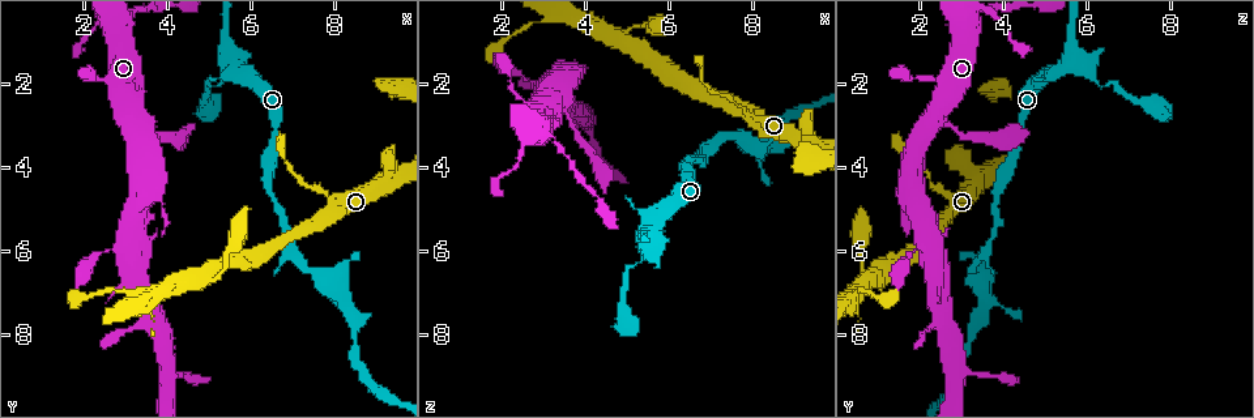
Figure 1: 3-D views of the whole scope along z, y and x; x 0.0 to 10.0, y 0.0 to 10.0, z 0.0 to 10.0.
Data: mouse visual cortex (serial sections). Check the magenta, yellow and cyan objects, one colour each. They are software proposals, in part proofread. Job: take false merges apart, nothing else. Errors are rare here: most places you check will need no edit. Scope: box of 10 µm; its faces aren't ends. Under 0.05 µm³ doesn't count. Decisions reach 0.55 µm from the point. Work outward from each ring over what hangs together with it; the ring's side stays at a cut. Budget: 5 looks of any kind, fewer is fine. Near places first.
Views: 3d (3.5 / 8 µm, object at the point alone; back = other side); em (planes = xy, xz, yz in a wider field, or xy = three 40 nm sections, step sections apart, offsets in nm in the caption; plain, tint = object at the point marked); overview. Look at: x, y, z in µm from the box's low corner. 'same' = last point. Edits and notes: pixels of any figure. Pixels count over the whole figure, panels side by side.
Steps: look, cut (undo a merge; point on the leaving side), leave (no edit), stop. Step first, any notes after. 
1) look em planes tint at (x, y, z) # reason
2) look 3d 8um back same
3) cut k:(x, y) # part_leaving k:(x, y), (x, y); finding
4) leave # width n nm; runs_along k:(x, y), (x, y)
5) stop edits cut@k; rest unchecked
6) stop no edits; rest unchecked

look 3d 3.5um back at (4.75, 6.65, 0.95) # two arms in line, one across

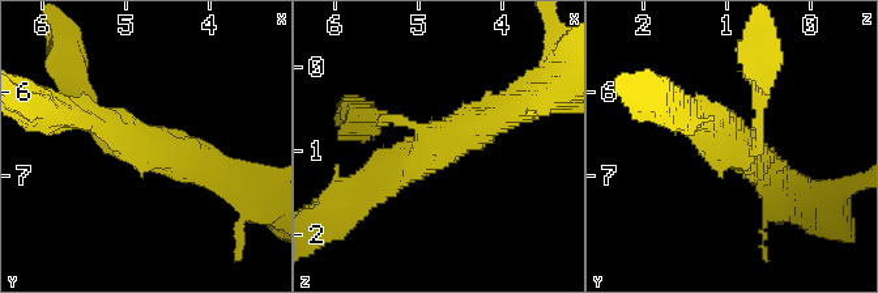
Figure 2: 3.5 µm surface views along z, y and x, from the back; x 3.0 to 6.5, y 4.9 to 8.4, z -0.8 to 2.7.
look em xy step 3 tint at (4.75, 6.65, 0.90)

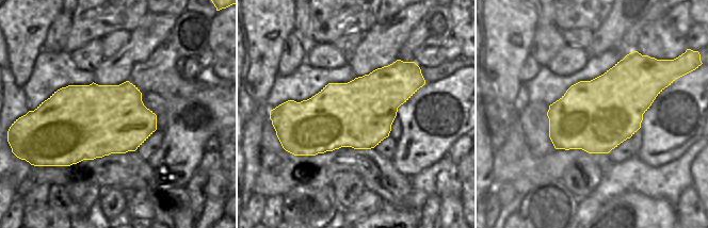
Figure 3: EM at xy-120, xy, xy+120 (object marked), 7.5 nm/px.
leave # width 500 nm; runs_along 2:(369, 182), (508, 111); all the same cell

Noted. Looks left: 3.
look 3d 3.5um at (2.90, 0.65, 3.10) # sudden change in width

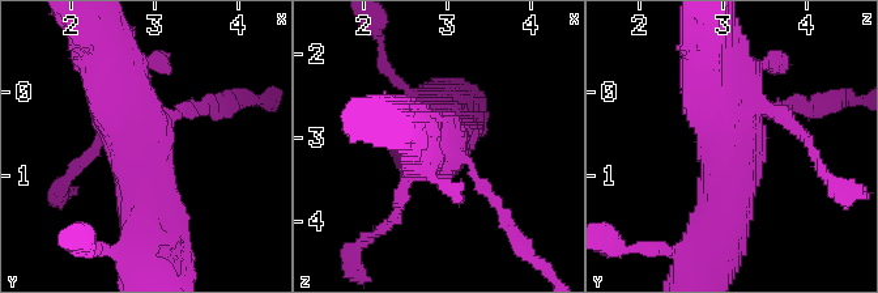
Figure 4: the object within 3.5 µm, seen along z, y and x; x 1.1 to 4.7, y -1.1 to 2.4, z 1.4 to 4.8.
look em planes tint at (2.85, 0.65, 3.05) # need the tissue

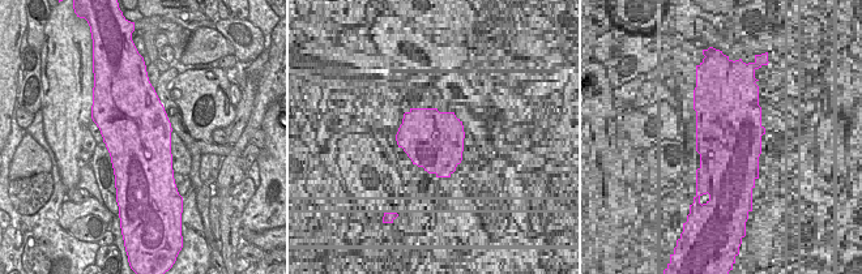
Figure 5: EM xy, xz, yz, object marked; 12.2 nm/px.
look em xy step 3 tint same # cut it another way

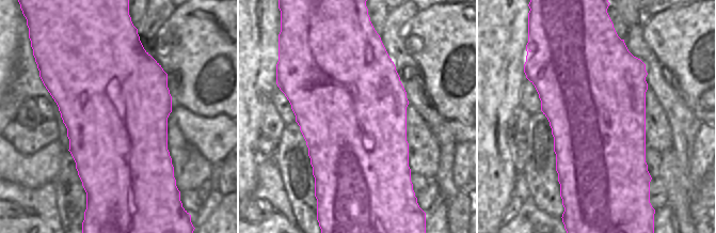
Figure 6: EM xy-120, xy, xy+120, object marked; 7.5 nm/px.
leave # runs_along 4:(724, 230), (728, 141), (775, 110); all the same cell

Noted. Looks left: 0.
stop no edits; rest unchecked

